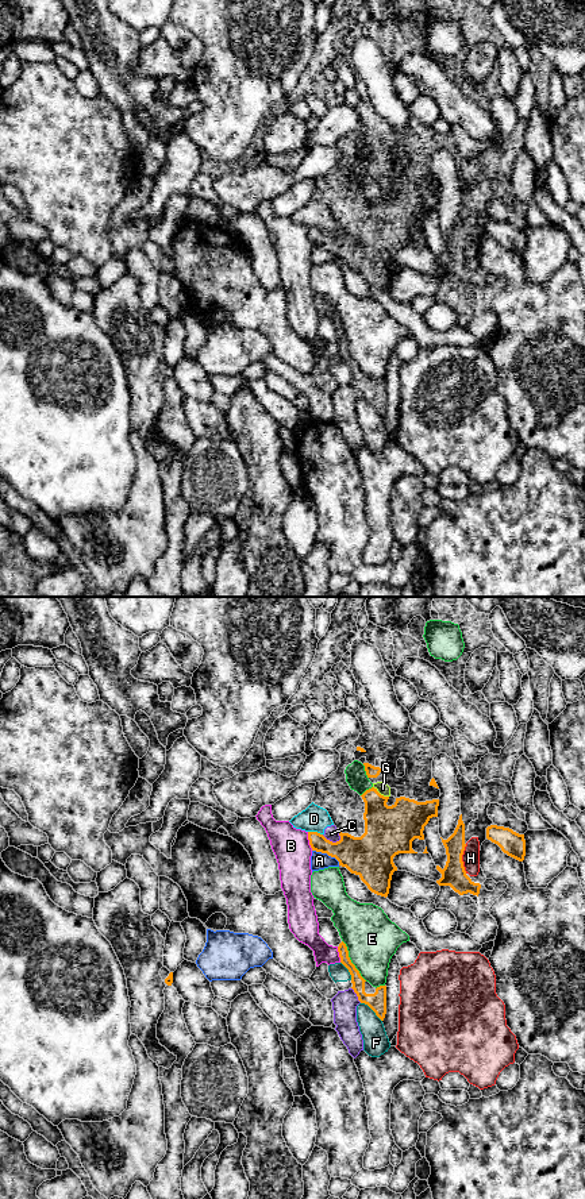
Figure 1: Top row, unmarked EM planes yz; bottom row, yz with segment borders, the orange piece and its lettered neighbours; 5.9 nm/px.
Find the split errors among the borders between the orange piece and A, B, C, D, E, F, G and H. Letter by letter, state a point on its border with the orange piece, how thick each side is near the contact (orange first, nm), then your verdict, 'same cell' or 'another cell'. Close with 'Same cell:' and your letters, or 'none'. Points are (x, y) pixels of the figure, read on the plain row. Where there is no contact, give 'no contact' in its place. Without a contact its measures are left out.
A: contact yz (327, 249); calibres 260 and 100 nm; another cell
B: contact yz (310, 236); calibres 180 and 220 nm; another cell
C: contact yz (331, 236); calibres 260 and 80 nm; another cell
D: contact yz (315, 227); calibres 190 and 160 nm; another cell
E: contact yz (350, 355); calibres 80 and 320 nm; another cell
F: contact yz (372, 404); calibres 110 and 160 nm; another cell
G: contact yz (380, 189); calibres 300 and 70 nm; another cell
H: contact yz (461, 254); calibres 140 and 110 nm; another cell
Same cell: none

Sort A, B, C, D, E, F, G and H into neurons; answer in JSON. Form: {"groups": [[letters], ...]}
{"groups": [["A"], ["B"], ["C", "D"], ["E"], ["F"], ["G"], ["H"]]}

